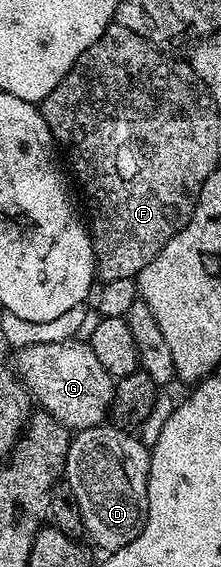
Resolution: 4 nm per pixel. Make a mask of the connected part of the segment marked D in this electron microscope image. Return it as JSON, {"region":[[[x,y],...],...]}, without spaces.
{"region":[[[103,423],[101,425],[93,425],[91,429],[80,429],[73,434],[70,442],[70,450],[68,451],[66,470],[64,474],[65,484],[70,484],[68,490],[69,496],[72,498],[80,518],[81,526],[90,532],[90,537],[105,551],[113,551],[124,547],[128,543],[132,543],[132,539],[136,539],[136,535],[140,535],[140,531],[144,531],[146,526],[146,516],[148,515],[148,481],[150,479],[150,449],[147,446],[142,446],[136,438],[130,433],[125,433],[122,429],[113,429],[110,423]]]}

